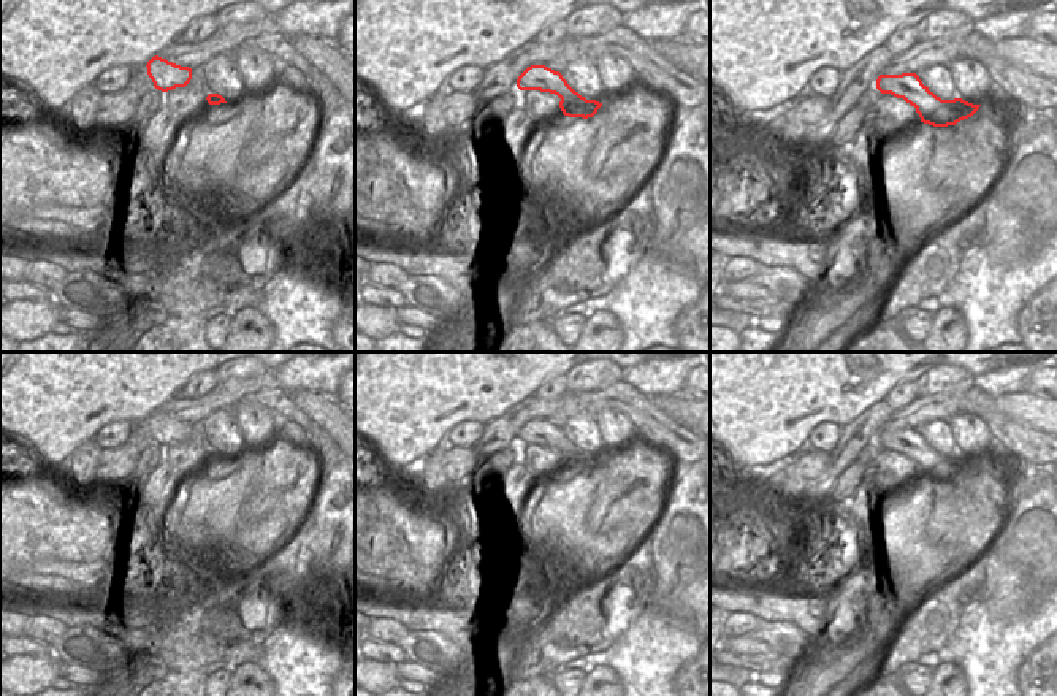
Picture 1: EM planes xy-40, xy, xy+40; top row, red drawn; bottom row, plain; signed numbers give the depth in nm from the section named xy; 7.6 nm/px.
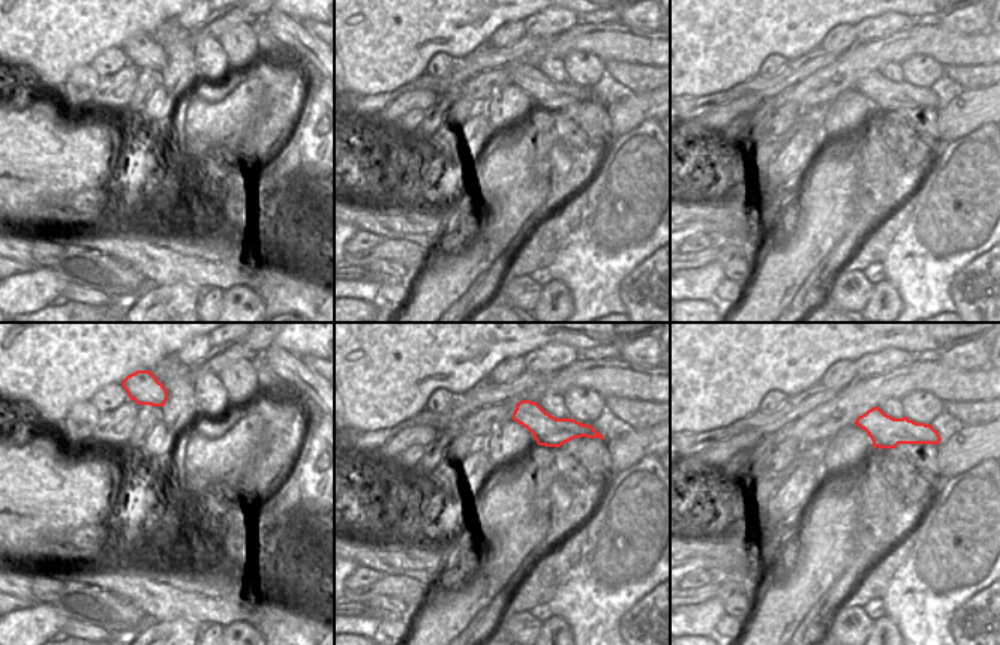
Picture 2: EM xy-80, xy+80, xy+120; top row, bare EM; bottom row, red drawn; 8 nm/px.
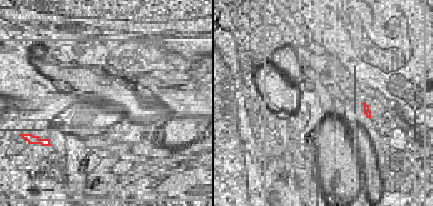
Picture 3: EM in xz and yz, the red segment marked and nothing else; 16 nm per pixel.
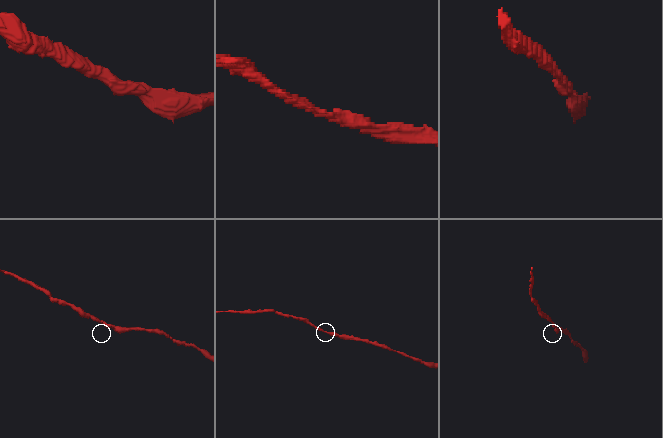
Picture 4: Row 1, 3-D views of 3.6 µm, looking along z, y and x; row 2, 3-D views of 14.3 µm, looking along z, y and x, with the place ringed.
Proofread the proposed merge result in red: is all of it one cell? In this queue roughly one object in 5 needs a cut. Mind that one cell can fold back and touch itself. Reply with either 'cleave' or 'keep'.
keep

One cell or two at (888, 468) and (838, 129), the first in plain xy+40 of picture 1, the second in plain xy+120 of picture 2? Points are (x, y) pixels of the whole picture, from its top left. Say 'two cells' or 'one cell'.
one cell

